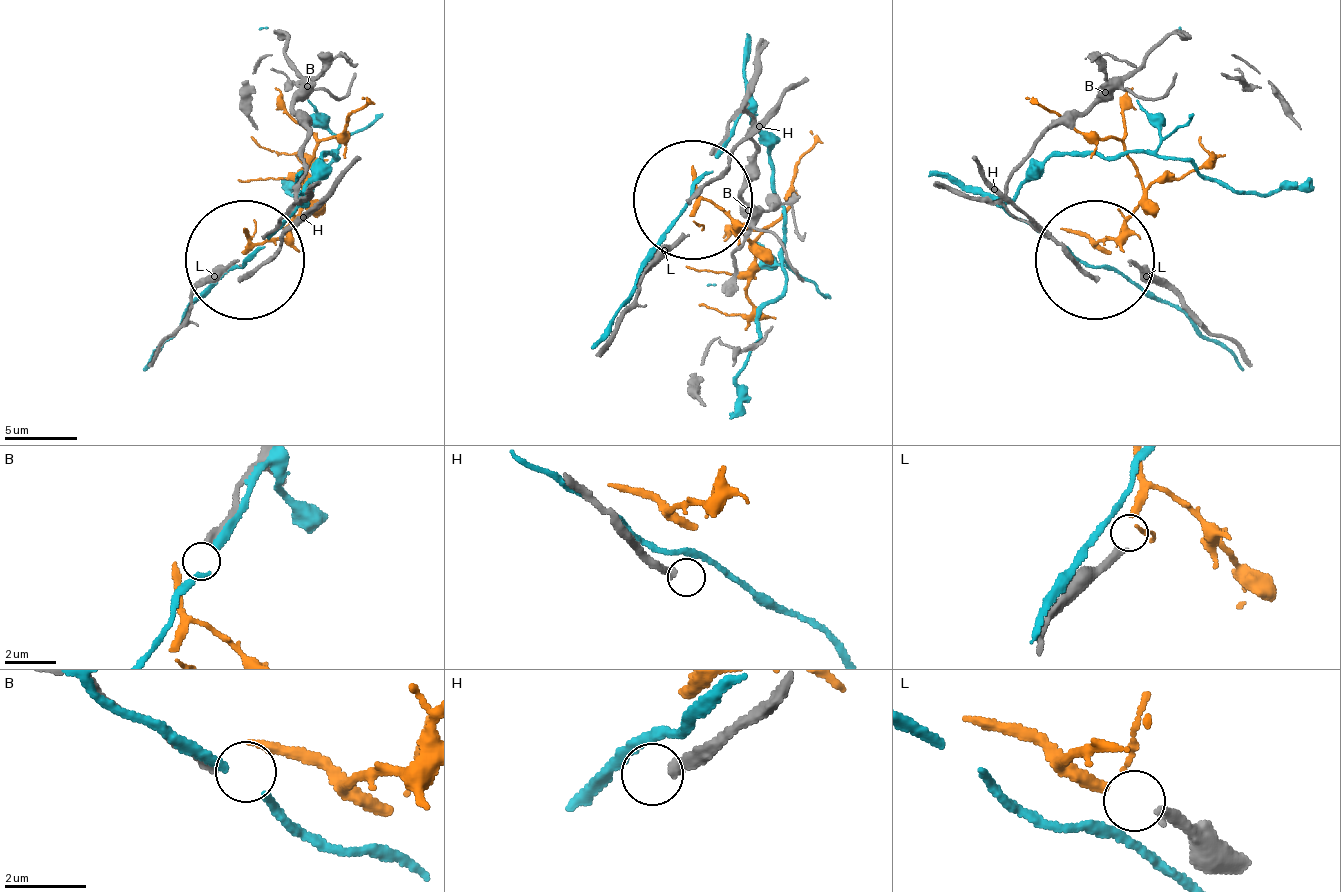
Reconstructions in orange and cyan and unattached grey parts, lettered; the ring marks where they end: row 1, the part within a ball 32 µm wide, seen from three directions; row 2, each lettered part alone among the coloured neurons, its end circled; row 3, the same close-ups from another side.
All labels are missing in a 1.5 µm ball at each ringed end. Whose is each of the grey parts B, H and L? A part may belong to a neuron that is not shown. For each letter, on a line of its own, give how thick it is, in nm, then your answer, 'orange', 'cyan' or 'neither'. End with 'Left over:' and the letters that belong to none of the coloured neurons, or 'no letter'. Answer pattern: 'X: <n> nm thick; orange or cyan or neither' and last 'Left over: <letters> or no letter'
B: 240 nm thick; neither
H: 280 nm thick; neither
L: 280 nm thick; orange
Left over: B, H

